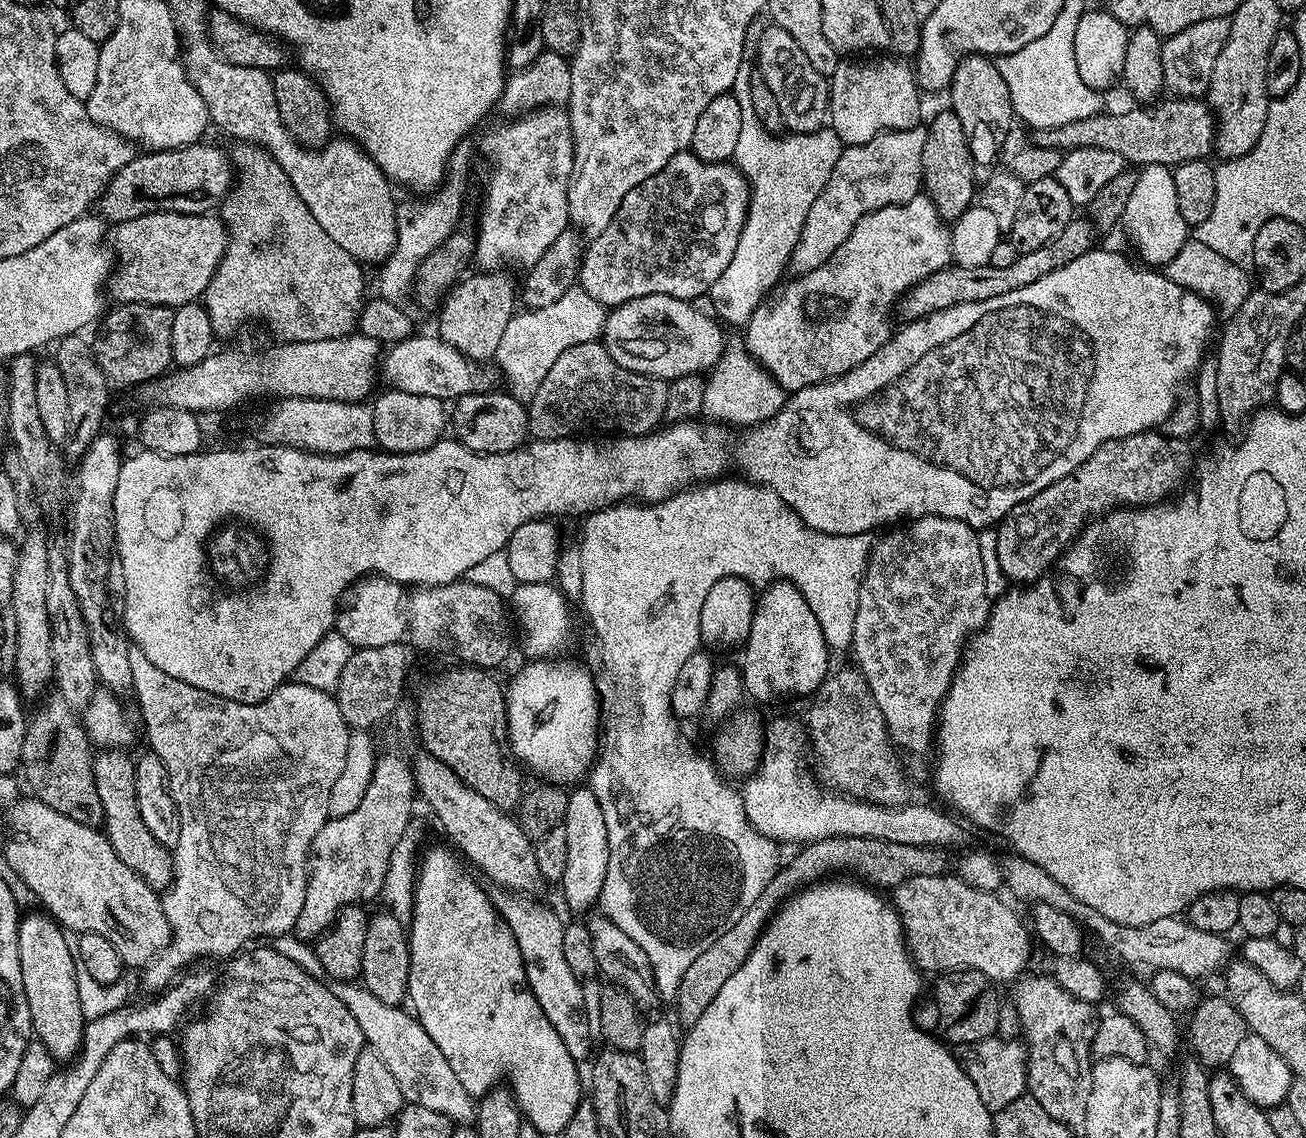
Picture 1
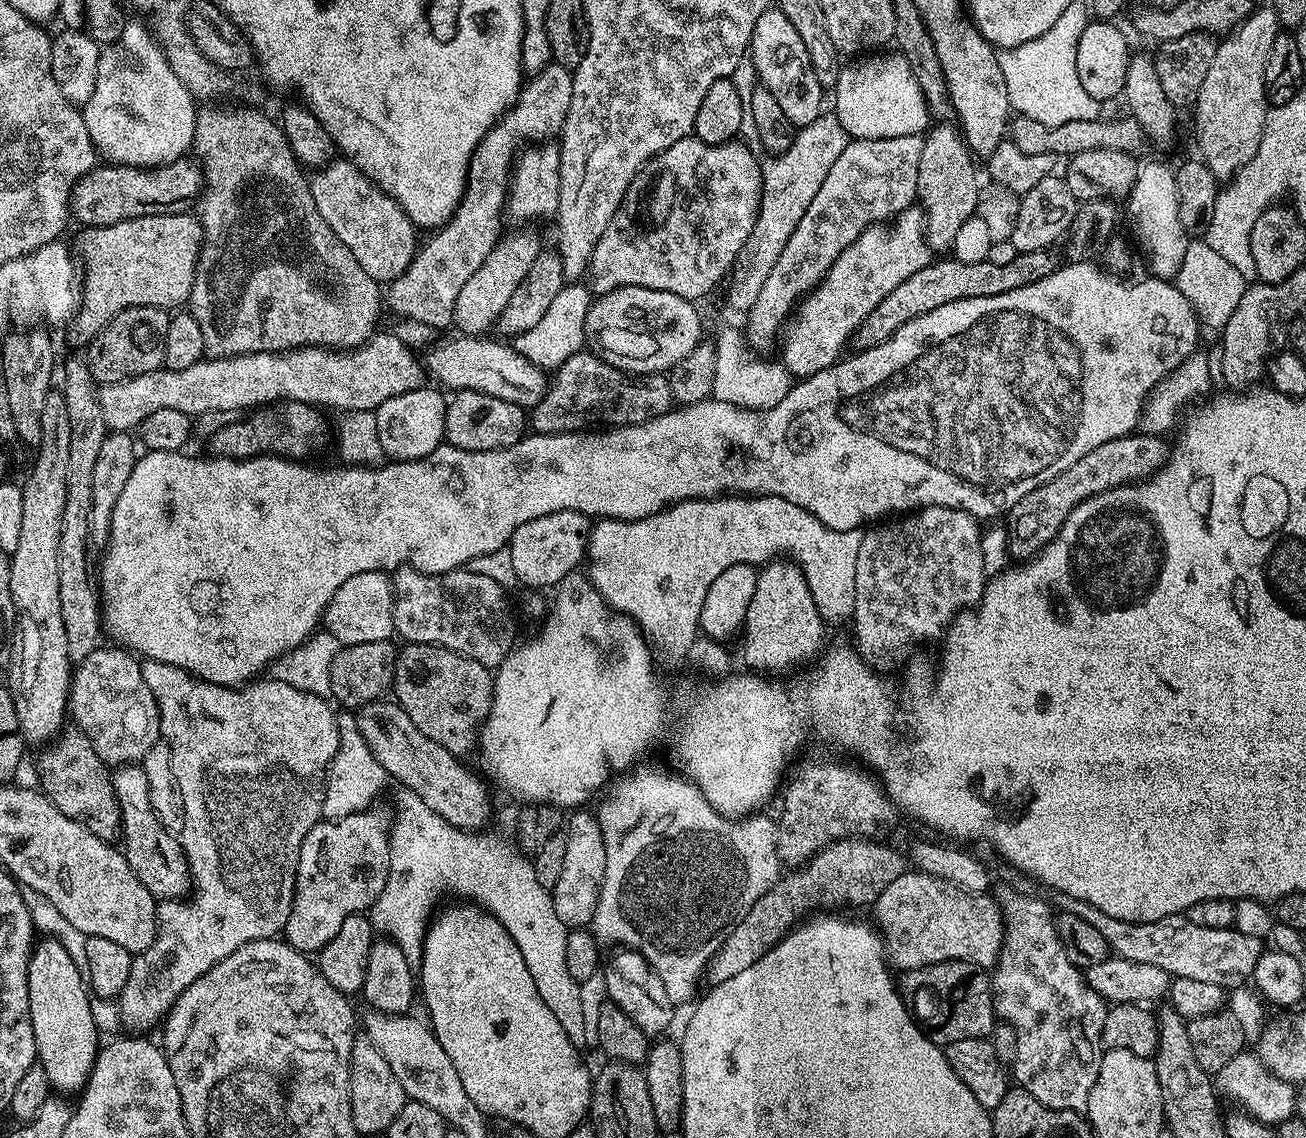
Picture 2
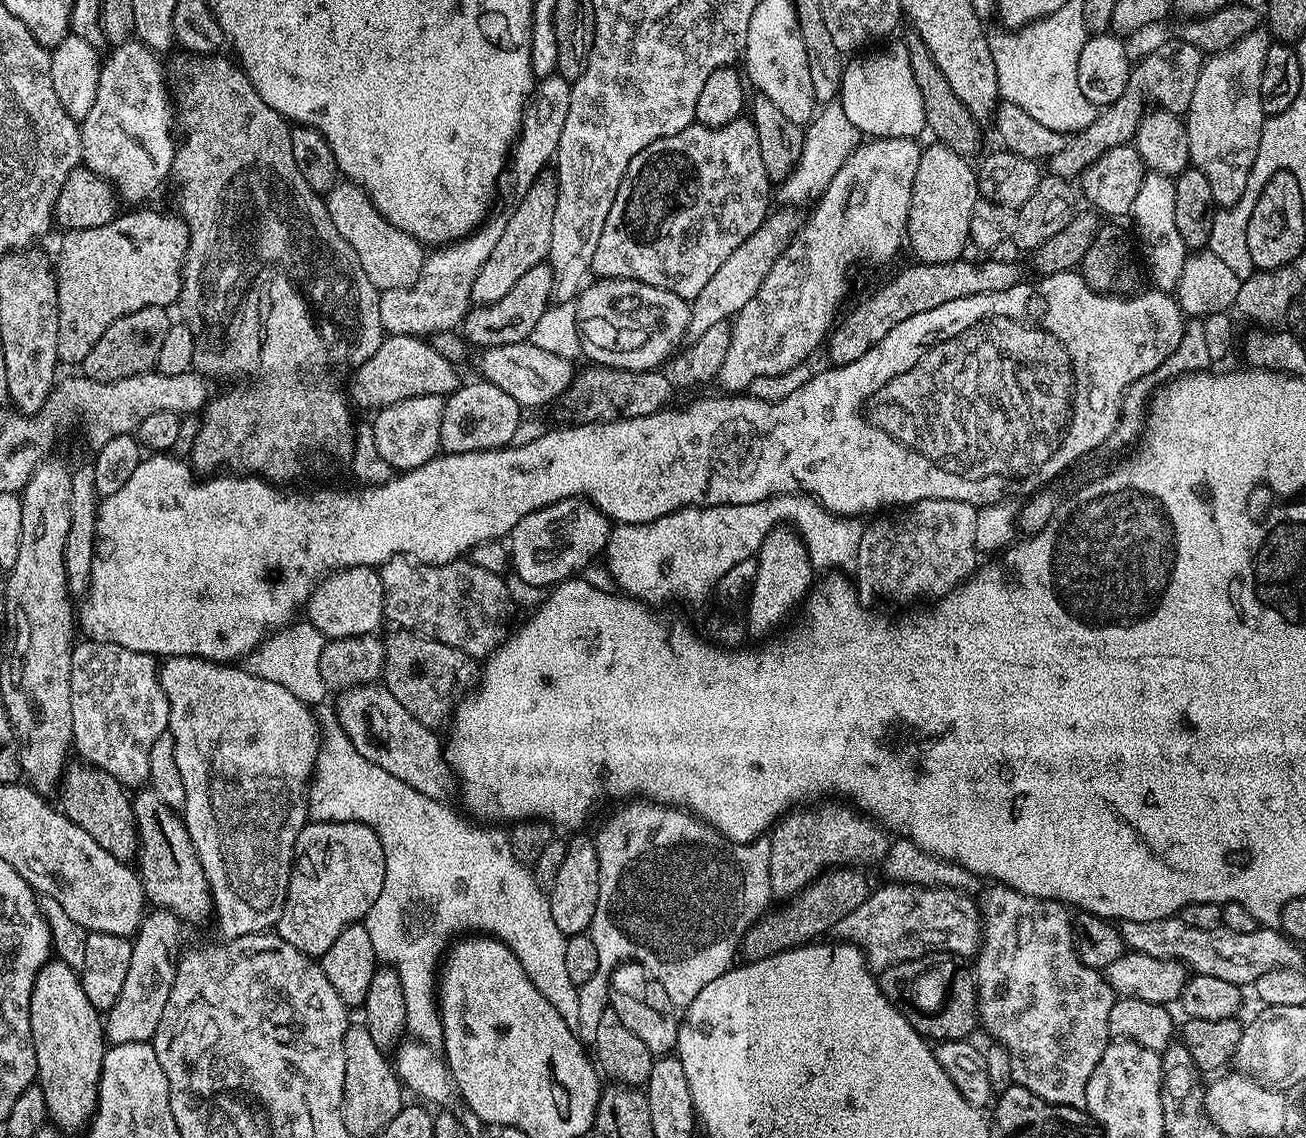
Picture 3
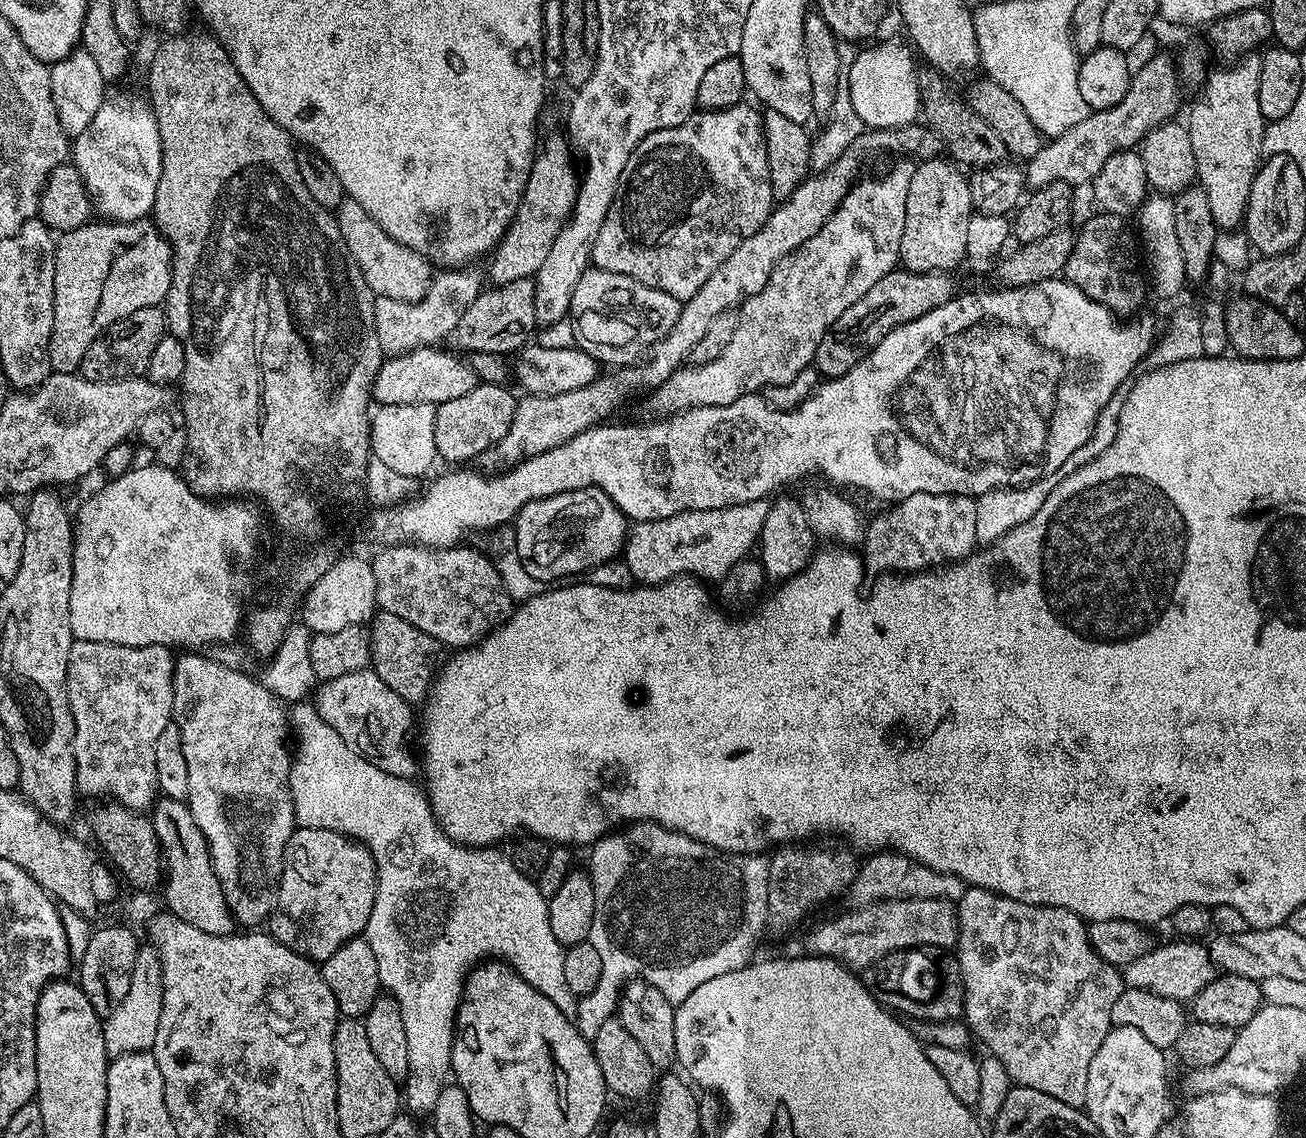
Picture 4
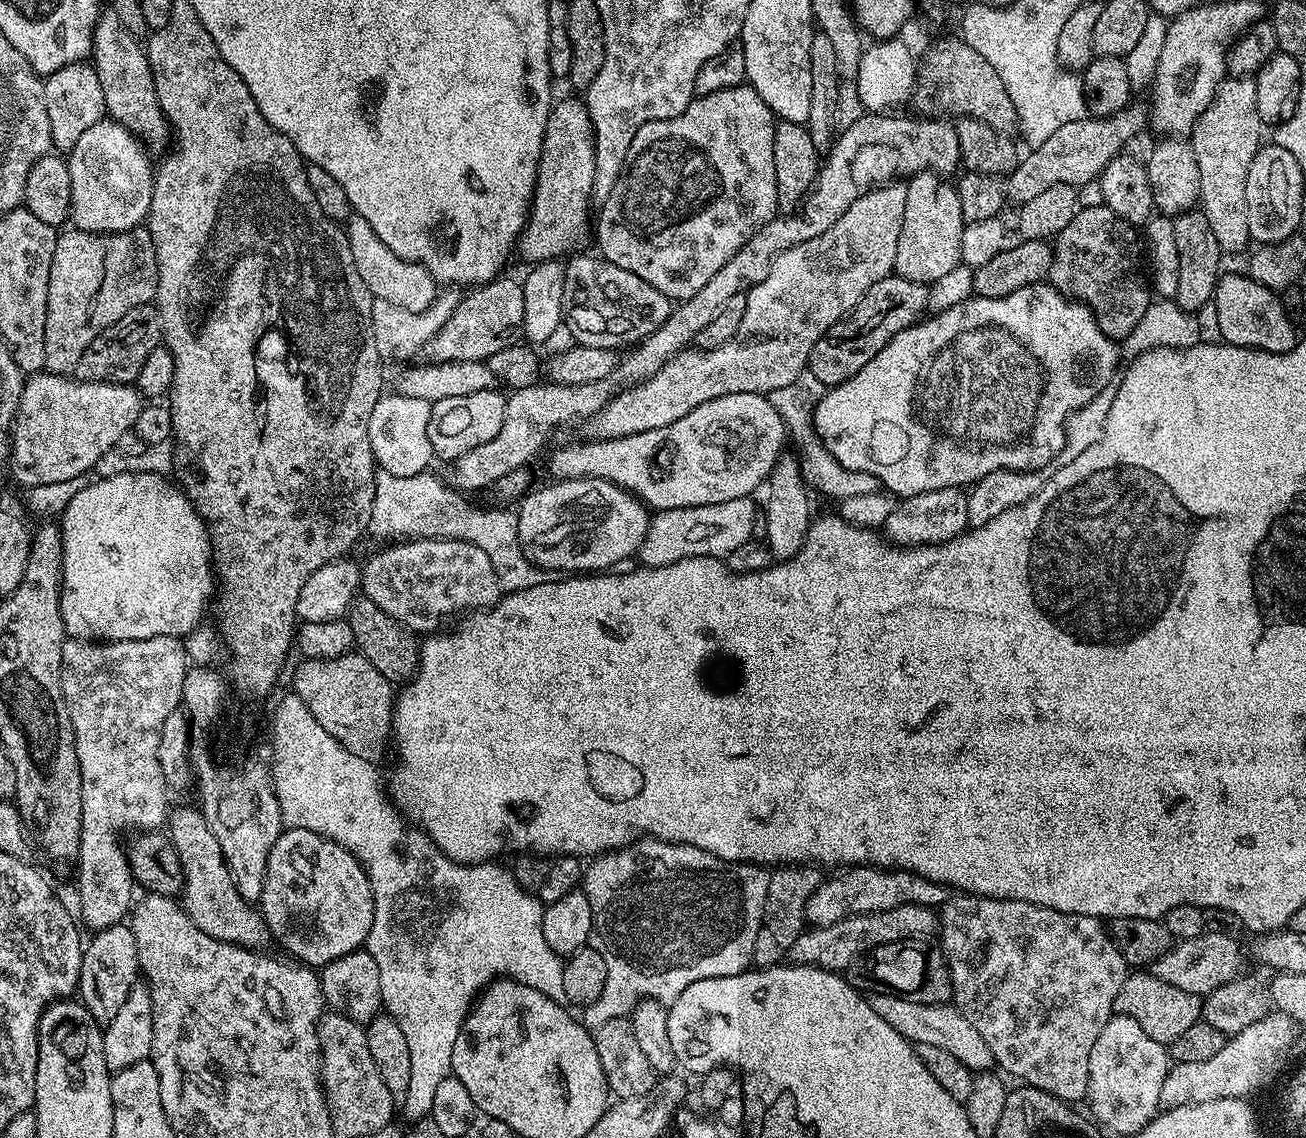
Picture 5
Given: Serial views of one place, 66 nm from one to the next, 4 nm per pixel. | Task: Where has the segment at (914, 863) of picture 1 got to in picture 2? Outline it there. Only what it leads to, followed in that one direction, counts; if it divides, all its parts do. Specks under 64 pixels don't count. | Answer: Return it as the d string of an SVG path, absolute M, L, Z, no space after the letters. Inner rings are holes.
M849 838L847 840L836 840L827 844L822 850L818 850L806 863L785 871L777 880L774 887L766 890L754 906L745 914L735 926L720 940L720 949L708 959L706 969L707 983L709 985L720 984L726 978L730 978L738 970L746 970L758 962L762 954L770 951L781 938L788 935L797 924L801 923L809 914L820 910L836 910L841 904L844 908L860 908L863 904L875 905L878 894L894 882L906 870L906 856L896 848L888 844L879 844L876 838Z

